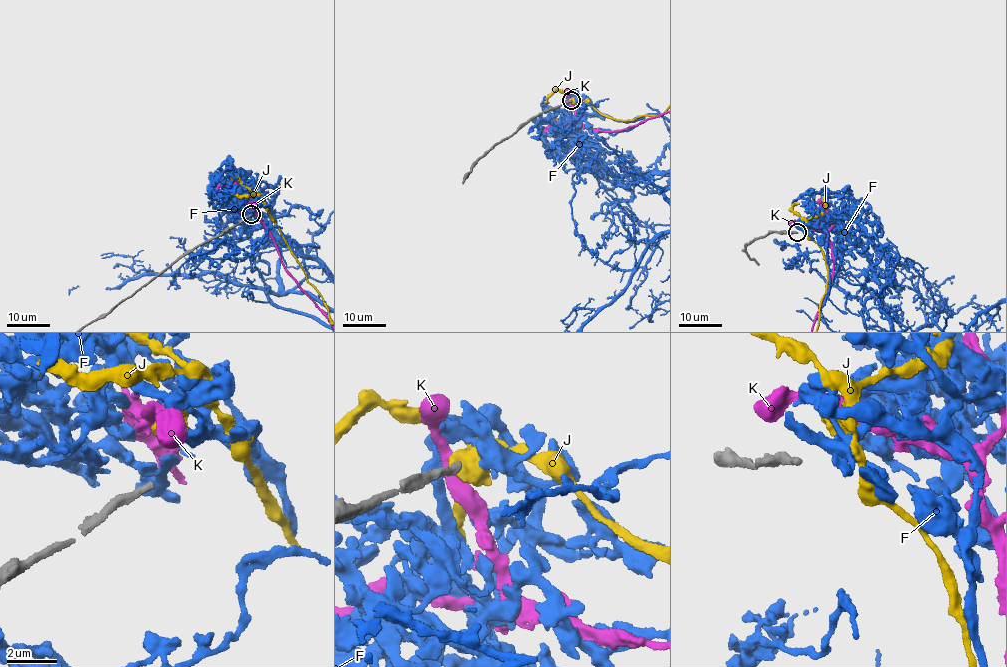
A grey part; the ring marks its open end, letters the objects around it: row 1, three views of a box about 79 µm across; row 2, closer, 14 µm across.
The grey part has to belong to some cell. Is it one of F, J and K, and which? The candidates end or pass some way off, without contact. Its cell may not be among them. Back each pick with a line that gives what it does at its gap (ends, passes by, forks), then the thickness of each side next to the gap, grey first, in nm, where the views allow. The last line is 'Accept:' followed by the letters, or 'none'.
Accept: none

